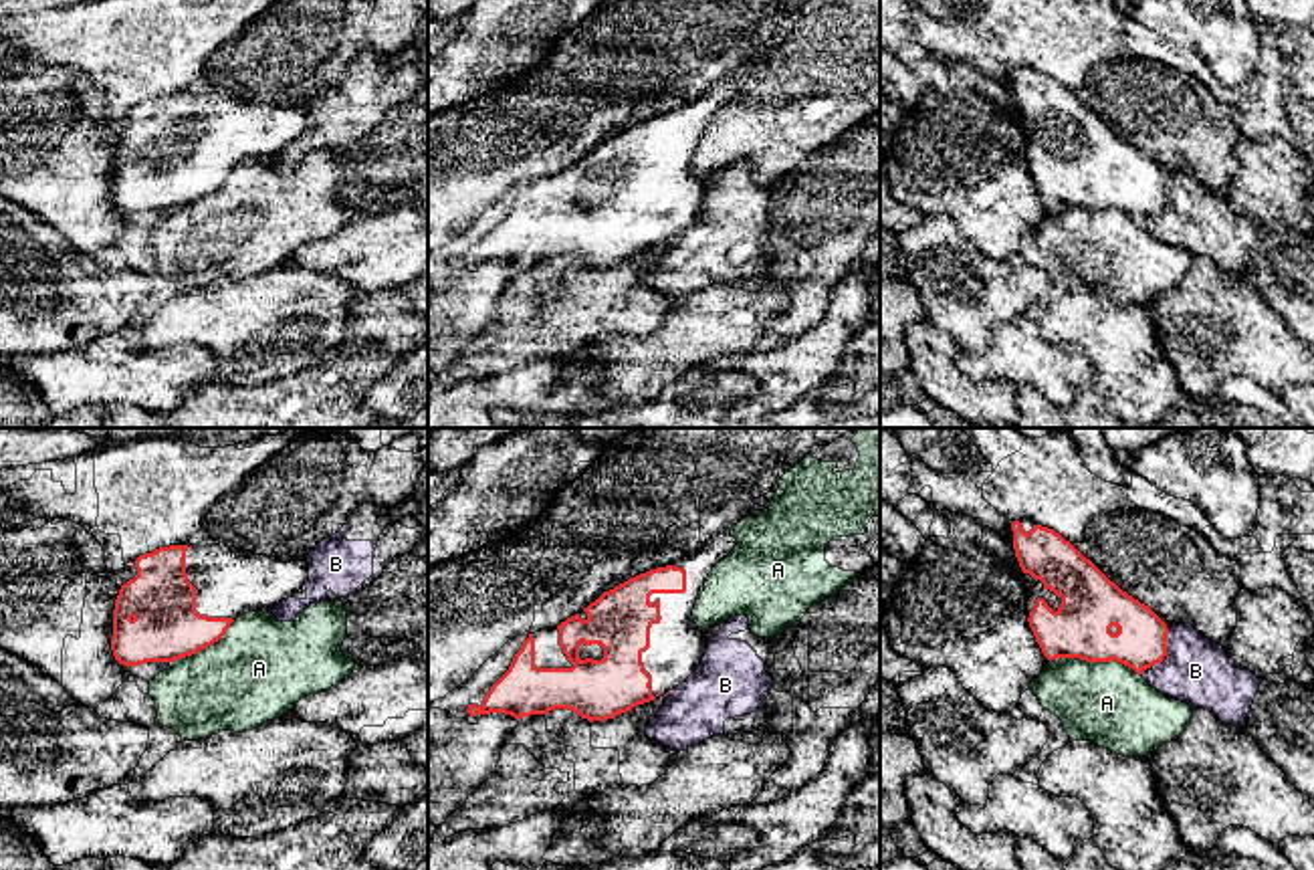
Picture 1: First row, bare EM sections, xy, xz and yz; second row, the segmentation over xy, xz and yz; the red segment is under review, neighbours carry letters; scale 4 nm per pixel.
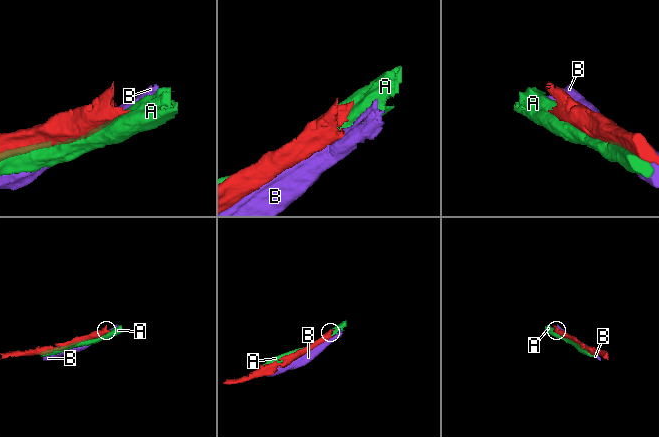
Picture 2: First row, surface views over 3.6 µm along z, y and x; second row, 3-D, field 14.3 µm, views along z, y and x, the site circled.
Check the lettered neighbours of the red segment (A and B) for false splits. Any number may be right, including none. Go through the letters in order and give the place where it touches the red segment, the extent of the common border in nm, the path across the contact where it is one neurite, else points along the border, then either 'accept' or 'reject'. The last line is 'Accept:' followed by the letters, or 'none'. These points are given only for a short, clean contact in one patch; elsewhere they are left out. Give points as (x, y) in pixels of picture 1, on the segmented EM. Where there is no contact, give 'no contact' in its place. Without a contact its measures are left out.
A: meets red in yz at (1101, 661); contact 320 nm long; reject
B: meets red in yz at (1165, 655); contact 220 nm long; reject
Accept: none

